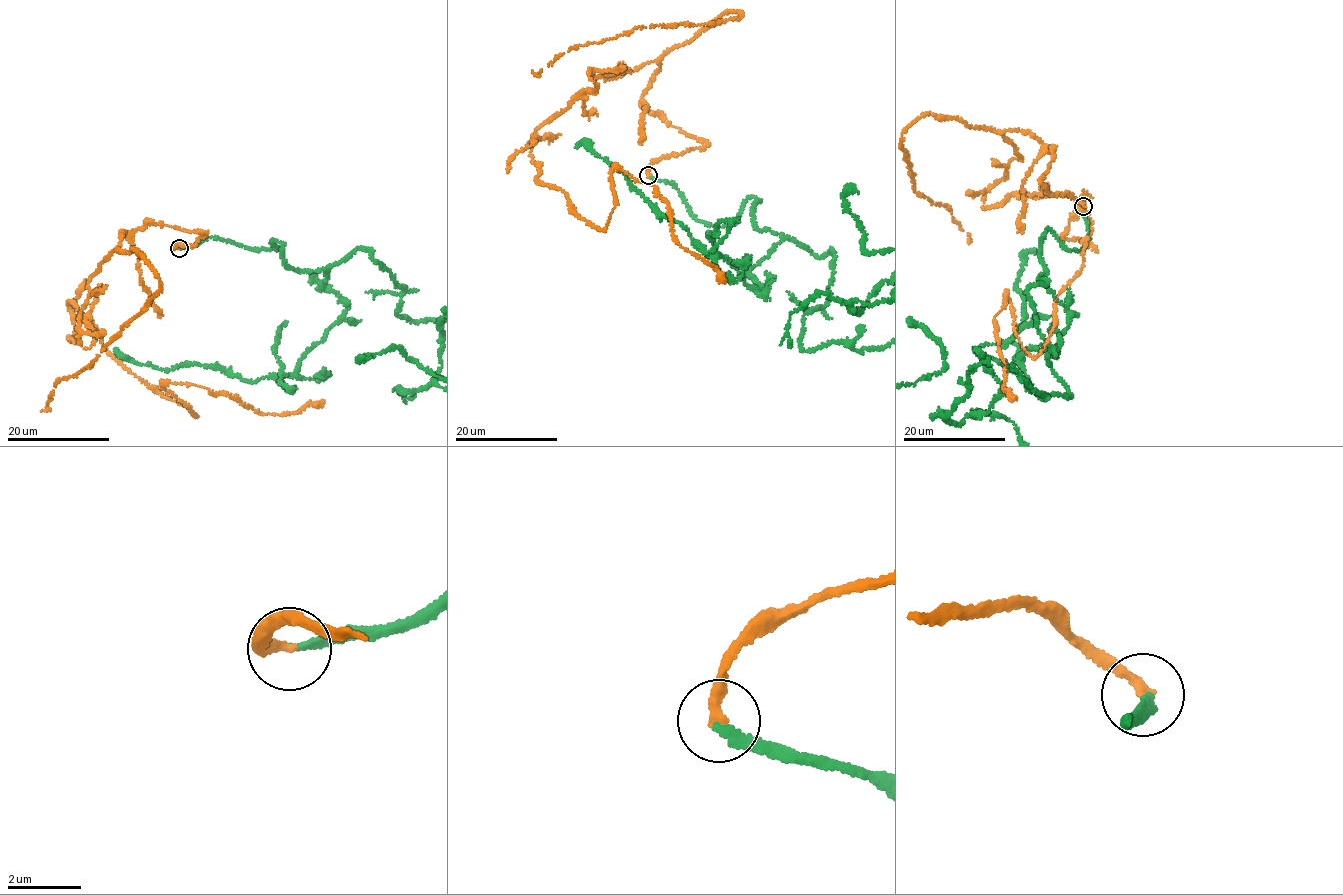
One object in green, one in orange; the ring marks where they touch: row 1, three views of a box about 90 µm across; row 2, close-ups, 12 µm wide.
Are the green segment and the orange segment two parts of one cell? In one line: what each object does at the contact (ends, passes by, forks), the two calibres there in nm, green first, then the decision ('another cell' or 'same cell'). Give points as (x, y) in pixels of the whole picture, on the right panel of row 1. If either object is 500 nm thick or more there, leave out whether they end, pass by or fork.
green ends | orange ends | 220/260 nm | same cell

